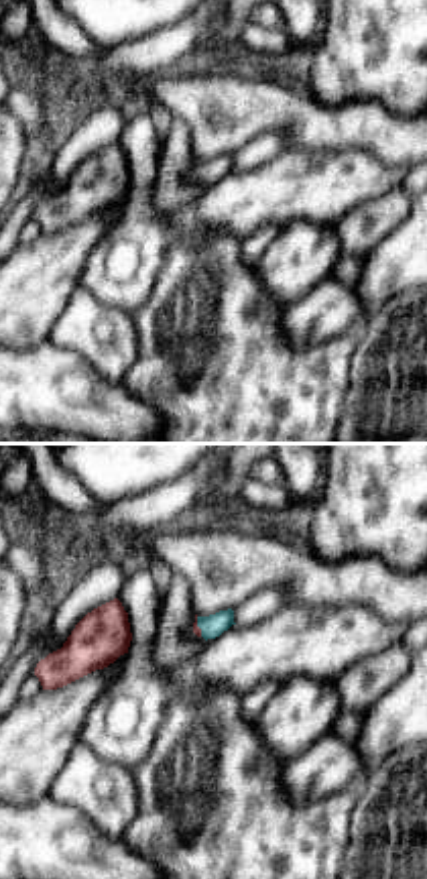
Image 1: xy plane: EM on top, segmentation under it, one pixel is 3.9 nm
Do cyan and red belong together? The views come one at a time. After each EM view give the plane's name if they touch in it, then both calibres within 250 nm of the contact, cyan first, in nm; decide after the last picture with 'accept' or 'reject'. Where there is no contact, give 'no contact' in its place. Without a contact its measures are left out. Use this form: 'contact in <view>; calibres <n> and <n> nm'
contact in xy; calibres 90 and 30 nm

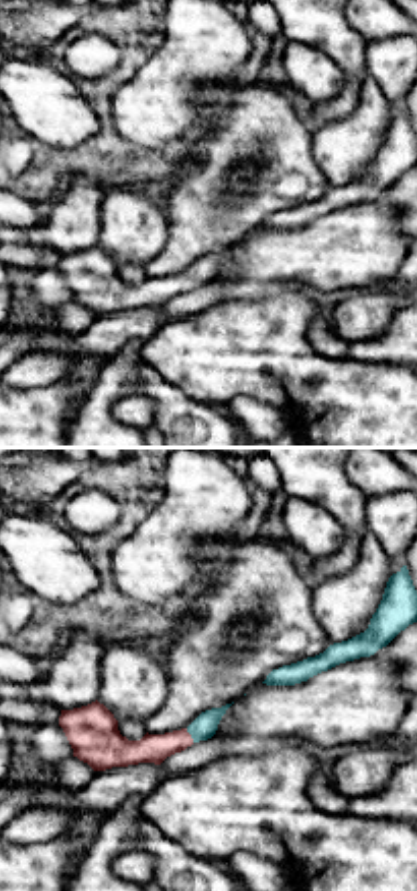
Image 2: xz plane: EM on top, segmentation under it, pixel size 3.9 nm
contact in xz; calibres 100 and 110 nm

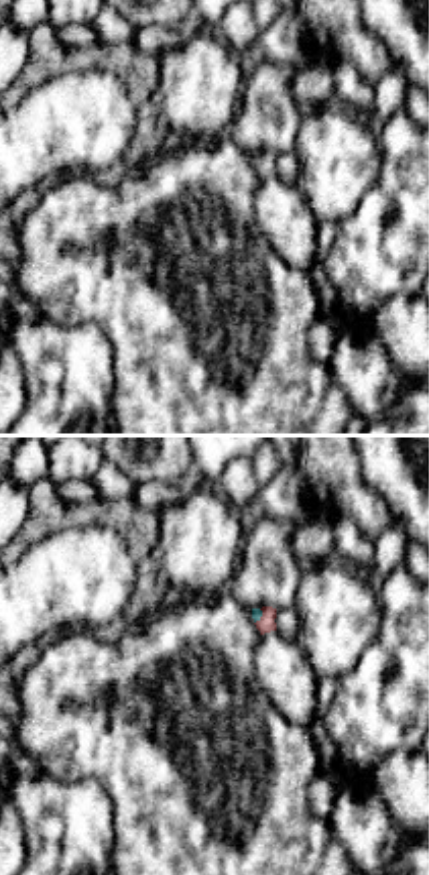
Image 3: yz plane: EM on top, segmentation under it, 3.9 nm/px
contact in yz; calibres 50 and 70 nm

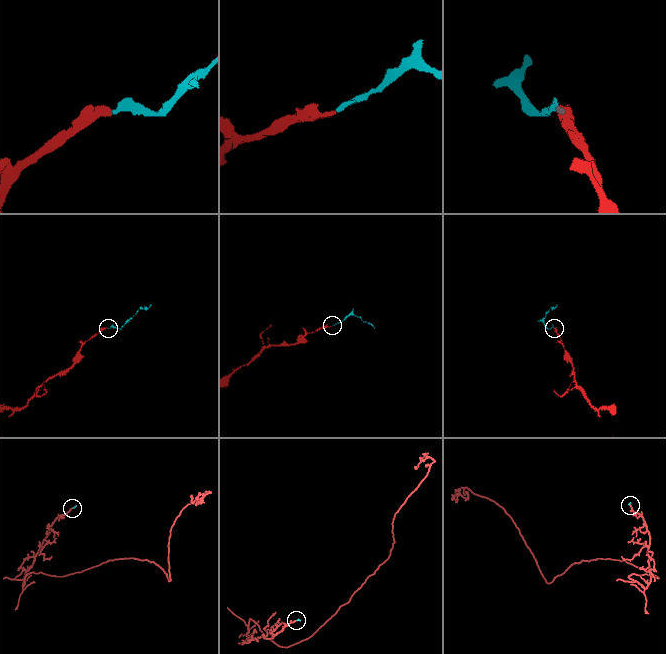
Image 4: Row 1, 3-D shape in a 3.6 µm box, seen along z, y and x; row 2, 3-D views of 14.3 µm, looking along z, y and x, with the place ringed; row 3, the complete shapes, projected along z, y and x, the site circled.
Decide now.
accept

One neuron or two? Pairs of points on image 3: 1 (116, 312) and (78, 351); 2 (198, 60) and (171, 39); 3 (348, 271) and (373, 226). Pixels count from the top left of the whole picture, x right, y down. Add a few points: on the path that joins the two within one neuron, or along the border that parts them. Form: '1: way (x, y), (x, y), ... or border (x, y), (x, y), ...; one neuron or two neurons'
1: border (53, 322), (94, 322), (110, 344), (114, 371); two neurons
2: border (179, 29), (184, 41), (167, 47), (157, 57); two neurons
3: way (358, 261), (373, 247), (373, 237); one neuron

